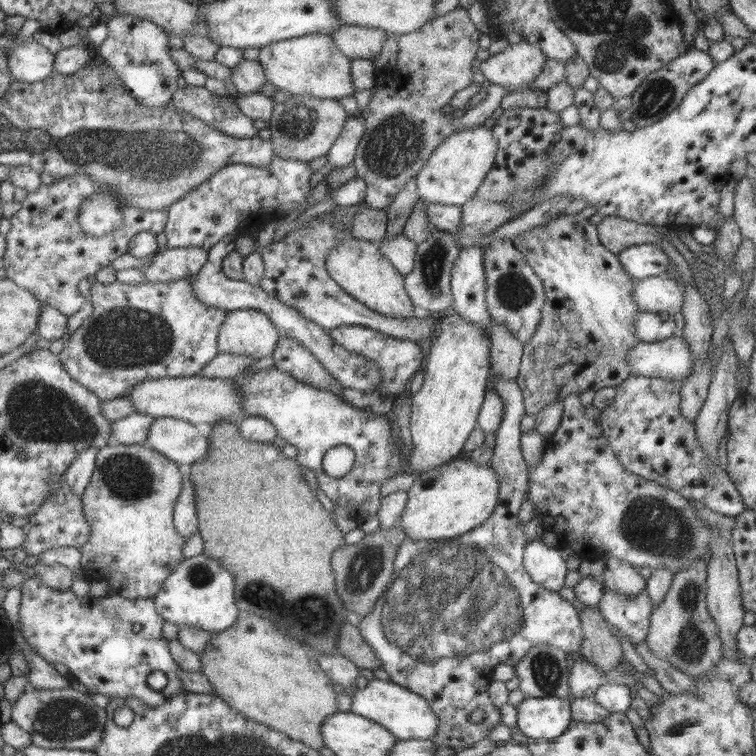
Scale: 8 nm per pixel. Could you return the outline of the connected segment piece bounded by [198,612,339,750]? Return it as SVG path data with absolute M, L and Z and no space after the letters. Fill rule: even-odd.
M251 612L240 613L231 626L212 633L198 657L200 673L209 681L214 695L233 713L319 750L325 747L320 735L321 721L339 711L333 682L320 670L315 654L311 646L285 636L269 620Z

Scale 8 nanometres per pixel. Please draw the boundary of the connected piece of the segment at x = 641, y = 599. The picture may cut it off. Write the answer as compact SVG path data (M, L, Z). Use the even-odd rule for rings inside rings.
M603 585L596 607L611 627L624 632L631 646L643 641L647 636L654 606L646 587L643 587L639 594L625 596Z

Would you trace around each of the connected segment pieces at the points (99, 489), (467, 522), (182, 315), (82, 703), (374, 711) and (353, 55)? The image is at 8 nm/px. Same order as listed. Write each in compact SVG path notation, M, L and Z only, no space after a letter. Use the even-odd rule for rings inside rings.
M110 443L102 448L97 449L97 455L95 458L95 468L93 468L93 474L90 475L87 481L87 486L83 494L81 494L80 502L82 503L82 513L85 520L89 525L89 536L87 542L81 545L78 550L81 553L81 560L79 564L83 567L84 576L90 581L107 582L108 594L117 593L123 598L152 598L152 596L161 588L162 582L173 572L173 570L185 560L181 556L181 549L185 542L182 536L177 534L172 523L172 510L175 507L177 497L179 497L181 489L181 474L179 474L178 465L175 462L167 459L165 456L155 453L155 450L151 450L143 445L123 445Z
M457 457L425 473L415 475L412 486L407 490L405 510L399 515L398 524L409 540L439 540L455 538L479 526L497 506L497 477L489 467L489 462L479 466L467 457Z
M190 276L177 281L169 282L140 282L123 284L122 282L102 284L95 281L90 284L90 300L93 307L91 315L87 316L77 329L71 333L66 340L64 347L58 353L59 362L63 365L65 372L81 386L84 386L89 392L92 392L100 401L111 400L124 394L135 384L147 379L188 377L197 375L202 368L218 353L216 347L216 338L221 321L225 318L227 311L211 308L199 302L190 285Z
M71 687L60 689L26 688L11 706L10 720L29 735L30 744L44 749L67 749L92 751L100 741L102 730L108 715L91 701L88 694L82 694Z
M377 678L359 683L351 695L350 712L376 722L399 740L425 740L437 728L437 717L423 698L398 684Z
M341 25L330 37L343 56L350 59L370 59L379 54L388 34L378 29Z

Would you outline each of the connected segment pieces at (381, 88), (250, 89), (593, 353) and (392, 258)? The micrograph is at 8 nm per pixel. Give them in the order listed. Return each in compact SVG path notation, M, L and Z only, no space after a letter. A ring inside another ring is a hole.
M458 7L451 13L433 17L409 34L397 37L396 61L392 67L377 70L373 96L360 113L363 134L360 134L350 162L355 168L354 176L365 181L363 201L367 207L381 210L389 206L395 194L416 176L444 138L483 125L483 121L500 106L503 96L513 92L486 84L486 90L466 108L462 117L452 119L441 113L441 108L449 104L453 94L472 84L480 35L467 12Z
M243 58L233 68L230 68L230 78L237 94L241 96L259 93L261 86L267 82L259 62Z
M581 213L559 215L546 223L535 230L525 230L512 240L513 246L541 279L544 290L539 322L522 345L520 367L514 376L522 392L526 414L536 414L543 406L560 402L568 394L596 391L604 386L616 388L631 375L624 356L639 342L632 331L632 318L639 312L630 300L634 279L621 268L617 255L603 248L596 226L590 224Z
M403 232L395 238L380 240L377 246L399 274L406 275L413 268L417 244L407 239Z

